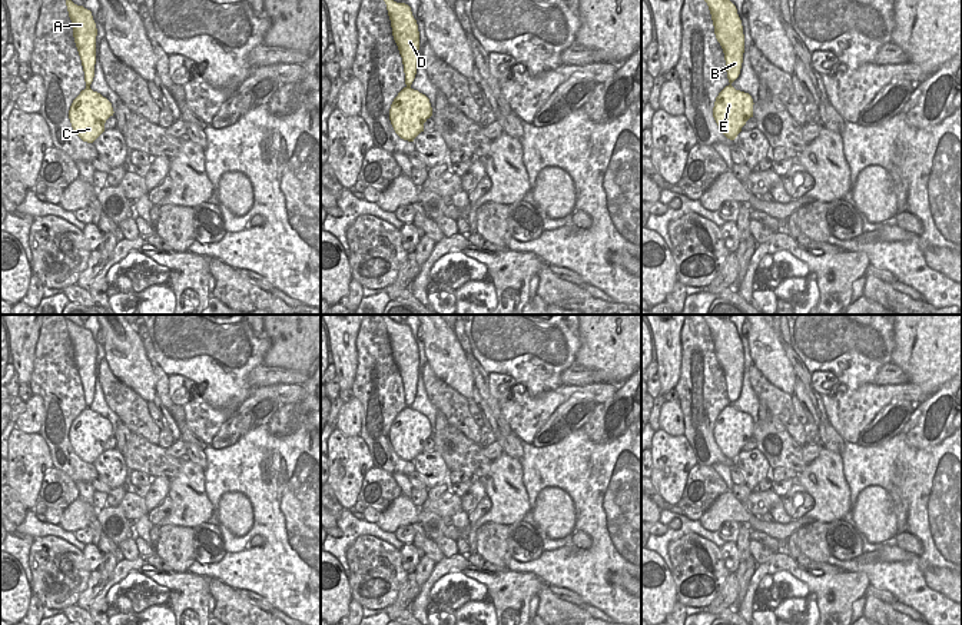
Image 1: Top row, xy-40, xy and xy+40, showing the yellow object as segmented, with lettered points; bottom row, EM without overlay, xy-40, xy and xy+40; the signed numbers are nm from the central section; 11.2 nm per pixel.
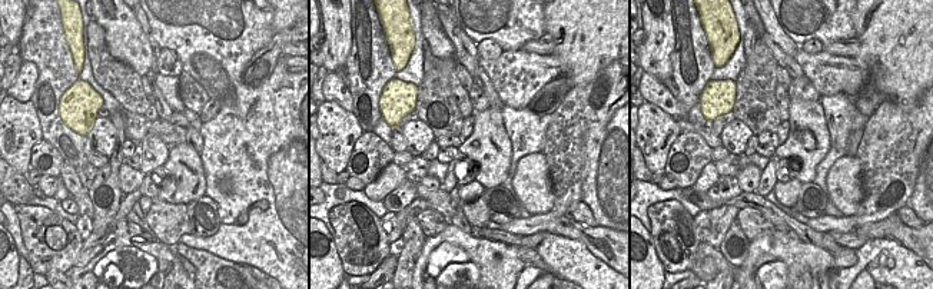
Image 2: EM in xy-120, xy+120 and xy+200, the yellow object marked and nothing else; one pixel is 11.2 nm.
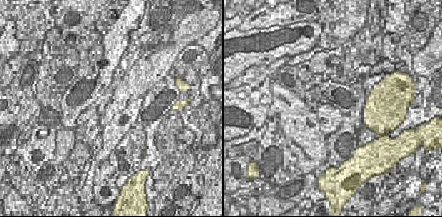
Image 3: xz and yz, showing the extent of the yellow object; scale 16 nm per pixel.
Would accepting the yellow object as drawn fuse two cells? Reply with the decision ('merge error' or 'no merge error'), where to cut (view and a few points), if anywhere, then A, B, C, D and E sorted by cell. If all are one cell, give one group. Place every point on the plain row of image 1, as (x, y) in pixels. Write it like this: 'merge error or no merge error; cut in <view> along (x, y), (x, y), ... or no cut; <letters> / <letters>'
no merge error; no cut; A B C D E

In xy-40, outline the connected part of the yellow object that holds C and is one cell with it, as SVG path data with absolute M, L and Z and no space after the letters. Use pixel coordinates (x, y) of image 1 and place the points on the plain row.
M67 319L66 326L86 402L86 409L80 412L70 426L69 439L74 453L83 462L93 463L105 452L105 443L115 432L106 418L90 409L94 398L97 356L92 332Z

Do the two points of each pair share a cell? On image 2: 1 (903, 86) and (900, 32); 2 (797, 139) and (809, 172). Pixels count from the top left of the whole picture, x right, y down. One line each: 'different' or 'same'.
1: same
2: same

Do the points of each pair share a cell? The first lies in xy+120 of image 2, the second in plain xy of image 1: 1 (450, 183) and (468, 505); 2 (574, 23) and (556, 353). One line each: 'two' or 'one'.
1: one
2: two

